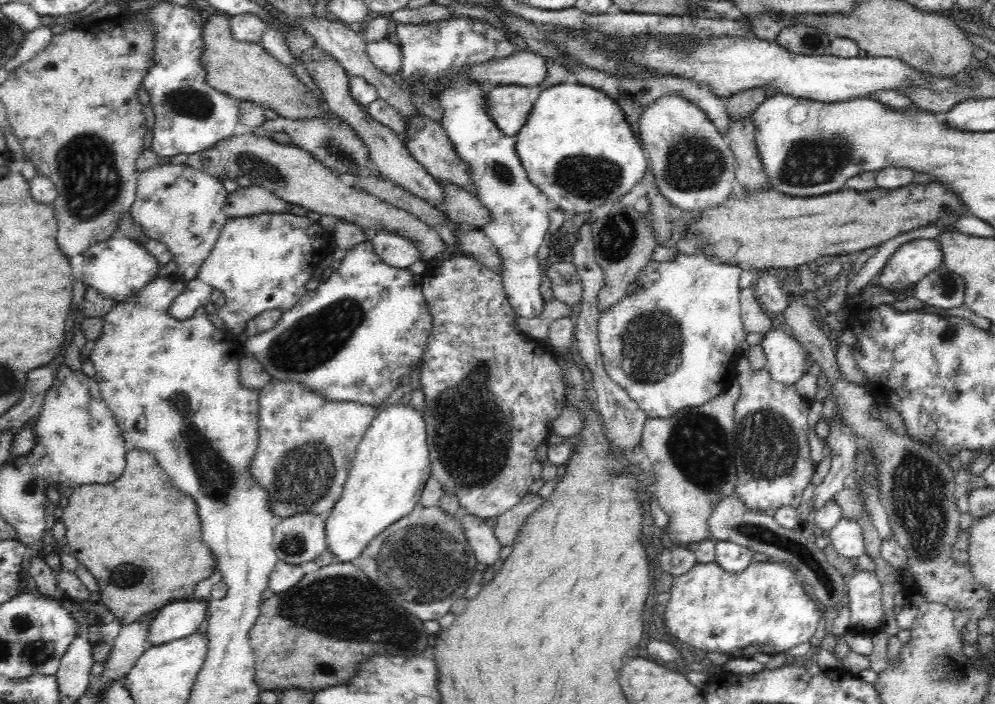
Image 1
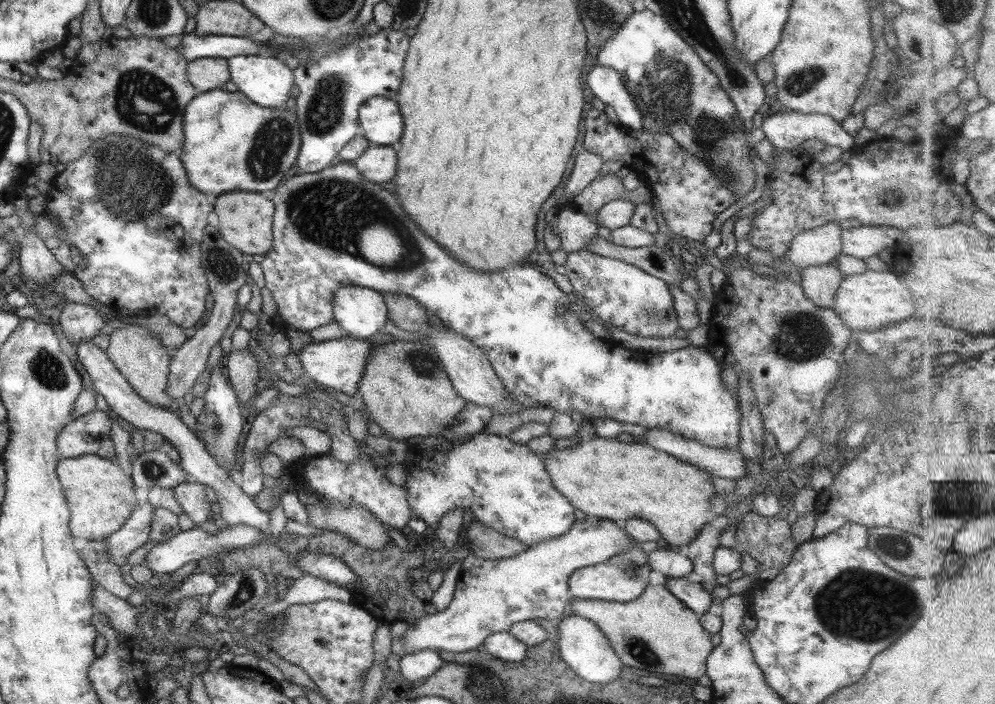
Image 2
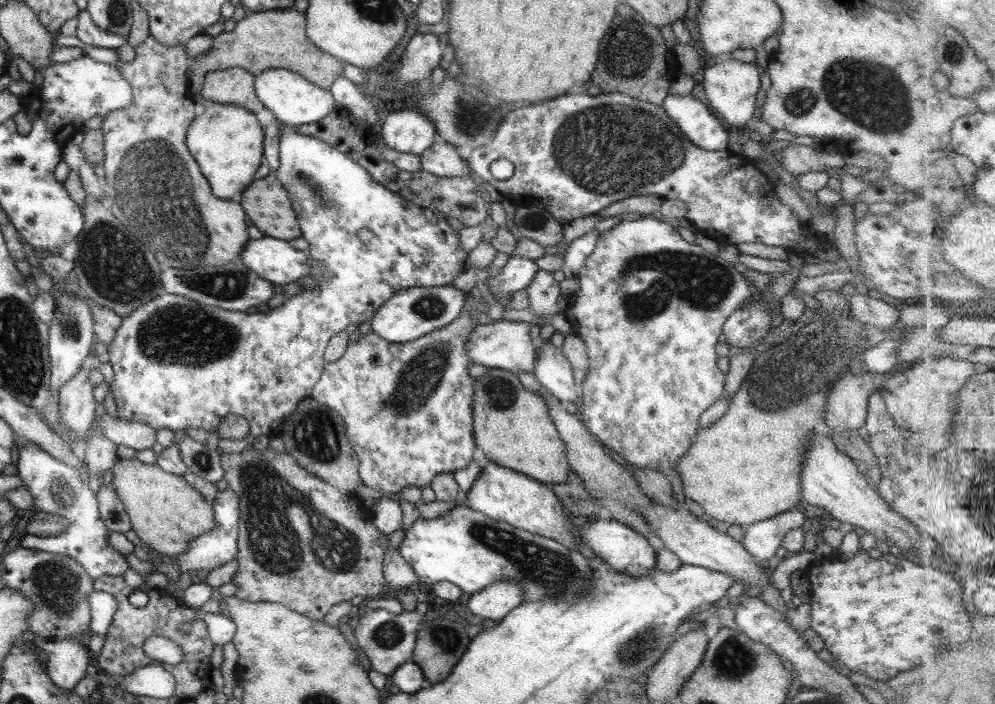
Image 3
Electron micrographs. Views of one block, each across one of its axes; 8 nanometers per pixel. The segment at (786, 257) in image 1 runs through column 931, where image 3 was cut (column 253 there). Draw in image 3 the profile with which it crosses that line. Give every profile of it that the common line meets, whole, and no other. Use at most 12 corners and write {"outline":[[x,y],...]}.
{"outline":[[273,171],[251,182],[240,206],[277,240],[301,236],[297,214]]}

